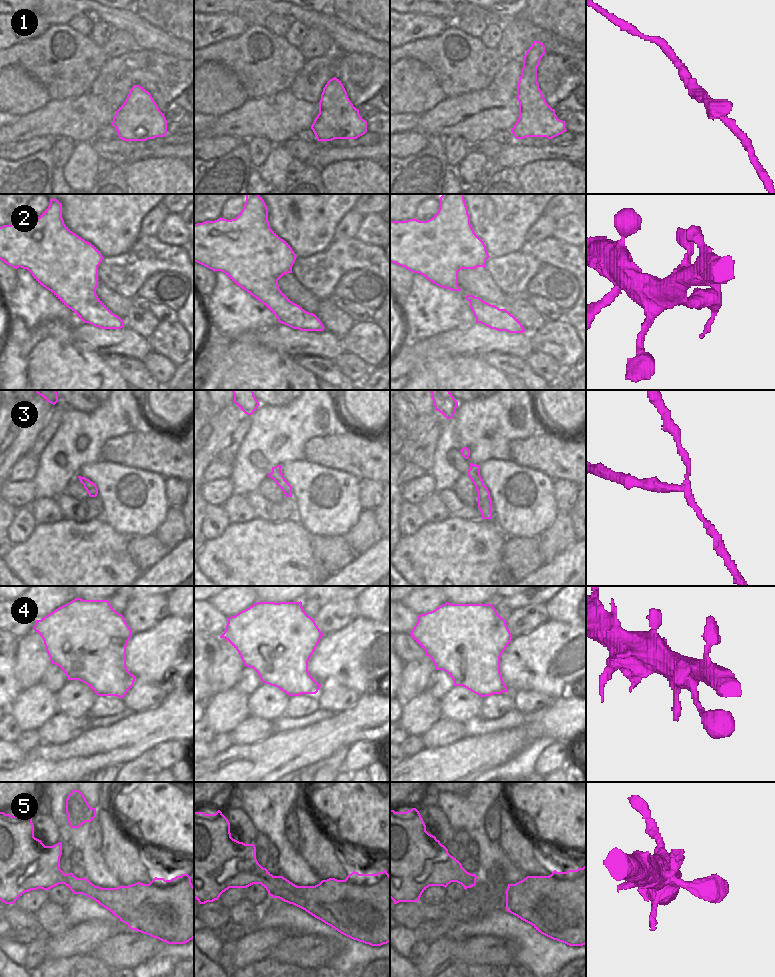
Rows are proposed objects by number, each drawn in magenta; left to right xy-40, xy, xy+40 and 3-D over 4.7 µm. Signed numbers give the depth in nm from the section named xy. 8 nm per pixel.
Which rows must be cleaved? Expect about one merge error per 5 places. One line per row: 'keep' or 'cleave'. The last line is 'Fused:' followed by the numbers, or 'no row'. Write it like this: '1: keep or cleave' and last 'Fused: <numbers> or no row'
1: keep
2: keep
3: cleave
4: keep
5: keep
Fused: 3

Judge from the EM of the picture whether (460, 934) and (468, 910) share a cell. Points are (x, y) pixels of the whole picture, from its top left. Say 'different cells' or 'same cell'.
different cells

